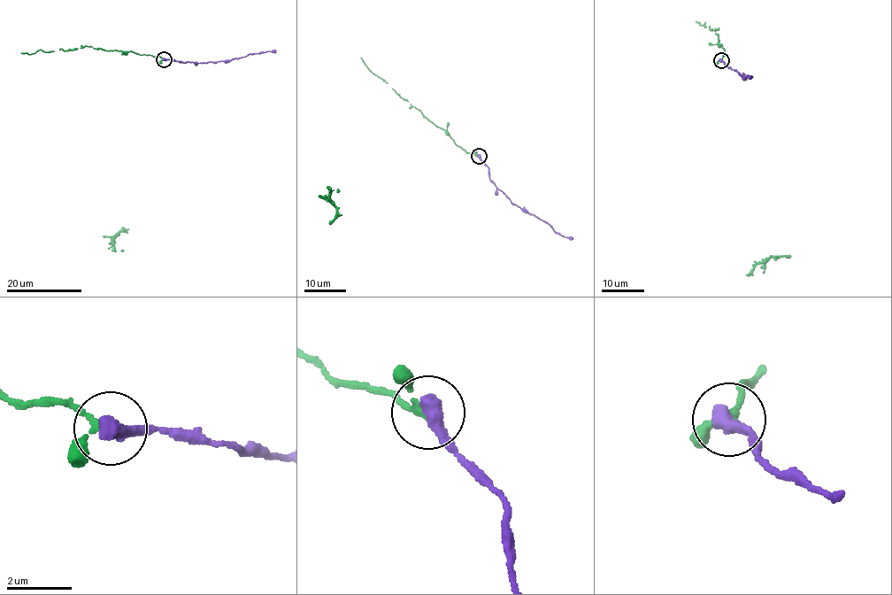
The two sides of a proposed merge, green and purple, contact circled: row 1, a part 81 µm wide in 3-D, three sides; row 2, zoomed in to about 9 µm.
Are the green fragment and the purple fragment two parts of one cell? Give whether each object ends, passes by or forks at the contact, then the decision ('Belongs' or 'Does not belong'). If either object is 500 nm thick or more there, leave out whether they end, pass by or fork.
Belongs

